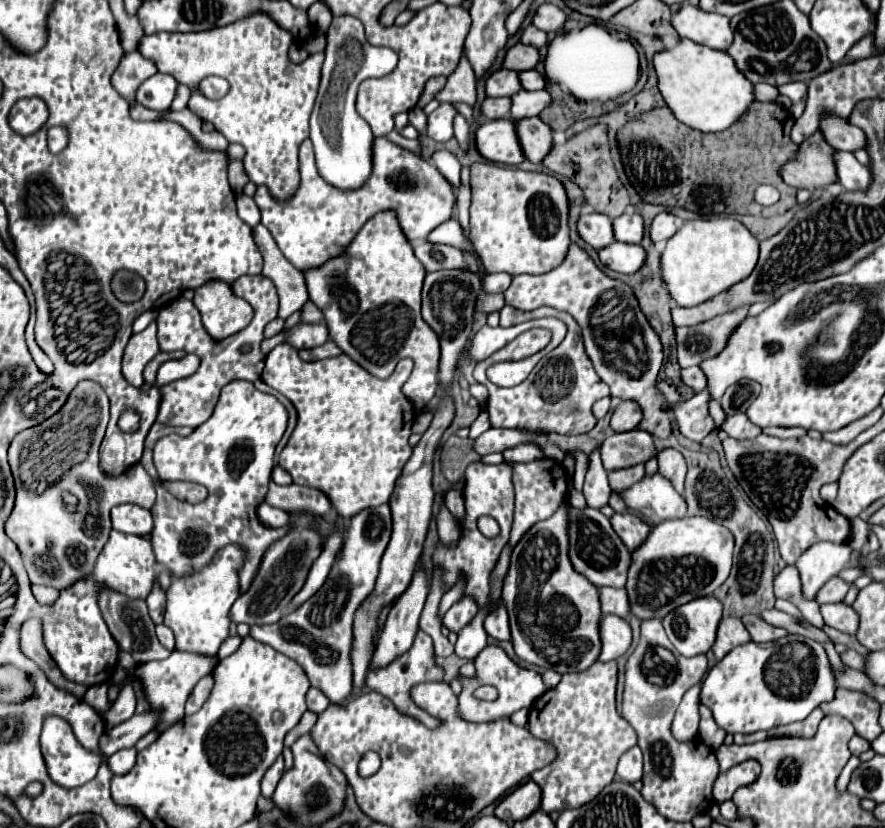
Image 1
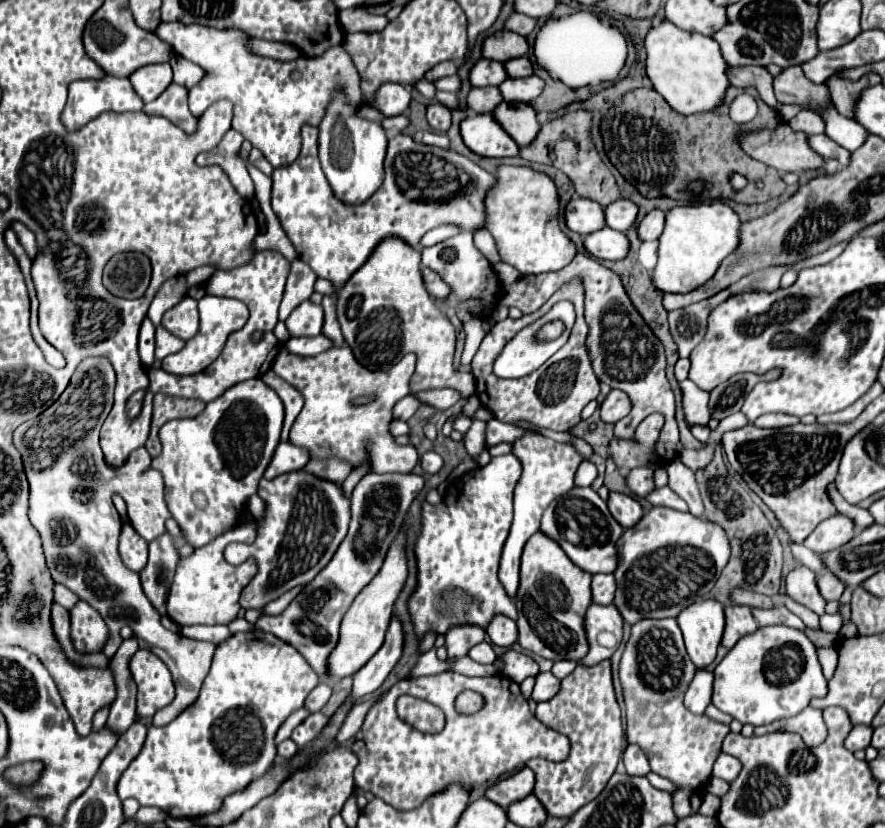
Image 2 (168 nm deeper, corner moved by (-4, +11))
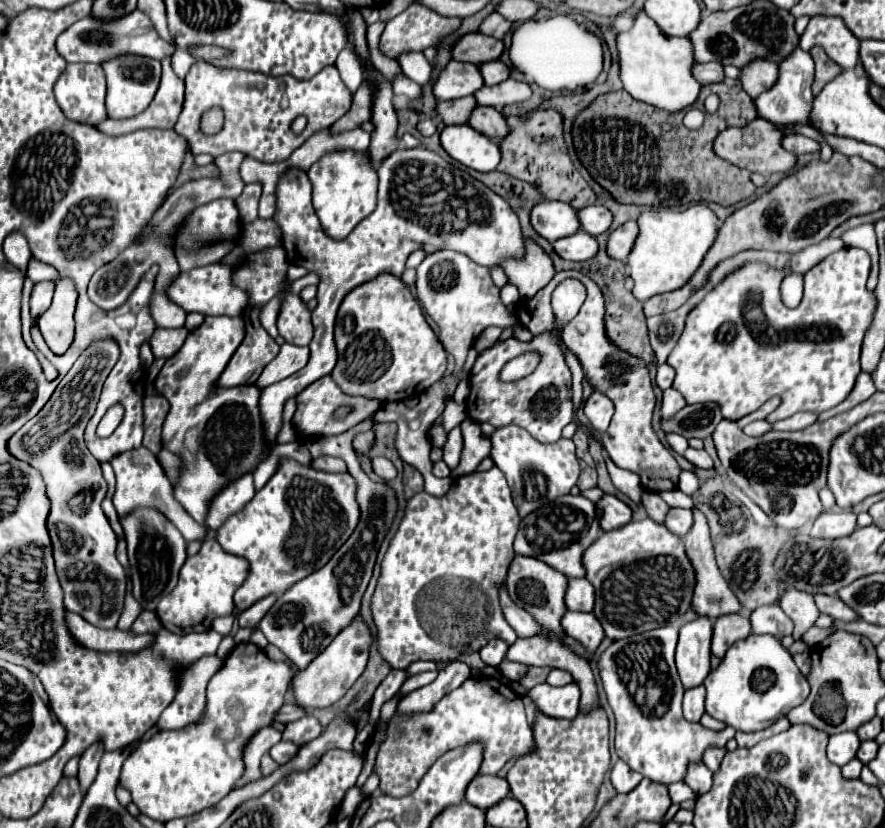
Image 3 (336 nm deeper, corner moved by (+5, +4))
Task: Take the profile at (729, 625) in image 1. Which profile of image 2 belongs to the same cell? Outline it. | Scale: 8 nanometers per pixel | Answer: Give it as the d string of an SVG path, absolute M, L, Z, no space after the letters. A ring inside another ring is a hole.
M728 606L724 608L724 614L726 614L726 630L722 636L722 644L726 648L732 648L742 636L758 630L758 622L754 620L748 606Z

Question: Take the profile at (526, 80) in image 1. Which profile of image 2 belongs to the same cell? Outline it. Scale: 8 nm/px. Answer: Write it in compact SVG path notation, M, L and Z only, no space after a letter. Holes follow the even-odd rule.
M522 56L522 58L514 58L510 62L504 64L506 72L510 78L524 78L524 76L532 76L534 74L534 68L532 68L532 62L528 56Z

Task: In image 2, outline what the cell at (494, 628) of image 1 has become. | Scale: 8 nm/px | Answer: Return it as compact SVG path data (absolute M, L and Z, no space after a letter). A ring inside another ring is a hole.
M496 614L488 628L486 628L486 634L490 636L492 644L496 646L502 646L502 648L510 648L516 638L518 638L518 630L516 630L516 622L504 614Z

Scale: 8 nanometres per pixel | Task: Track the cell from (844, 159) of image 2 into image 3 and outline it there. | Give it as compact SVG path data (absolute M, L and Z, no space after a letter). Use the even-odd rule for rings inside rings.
M785 135L781 139L781 145L783 149L795 153L795 155L803 155L803 153L819 153L819 143L809 139L809 137L803 137L803 135Z

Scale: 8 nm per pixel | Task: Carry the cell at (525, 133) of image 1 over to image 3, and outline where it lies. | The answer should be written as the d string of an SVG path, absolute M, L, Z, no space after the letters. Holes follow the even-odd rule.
M475 107L469 121L467 121L475 131L483 133L485 137L499 141L501 137L505 137L505 133L509 131L505 117L495 109L495 107Z

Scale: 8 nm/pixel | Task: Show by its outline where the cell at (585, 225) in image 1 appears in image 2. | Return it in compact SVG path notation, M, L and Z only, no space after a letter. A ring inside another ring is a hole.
M572 198L566 206L566 224L570 230L588 236L606 226L604 208L588 198Z

